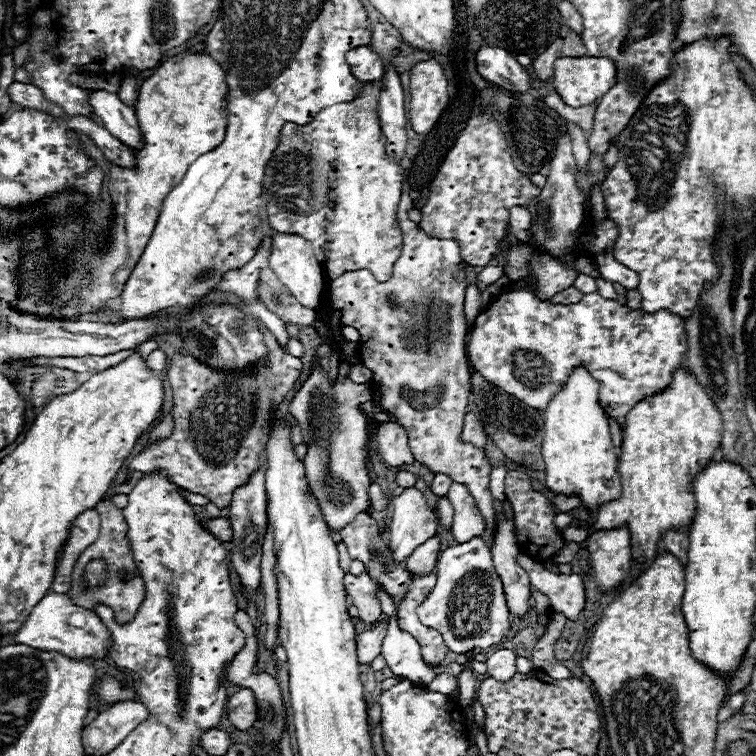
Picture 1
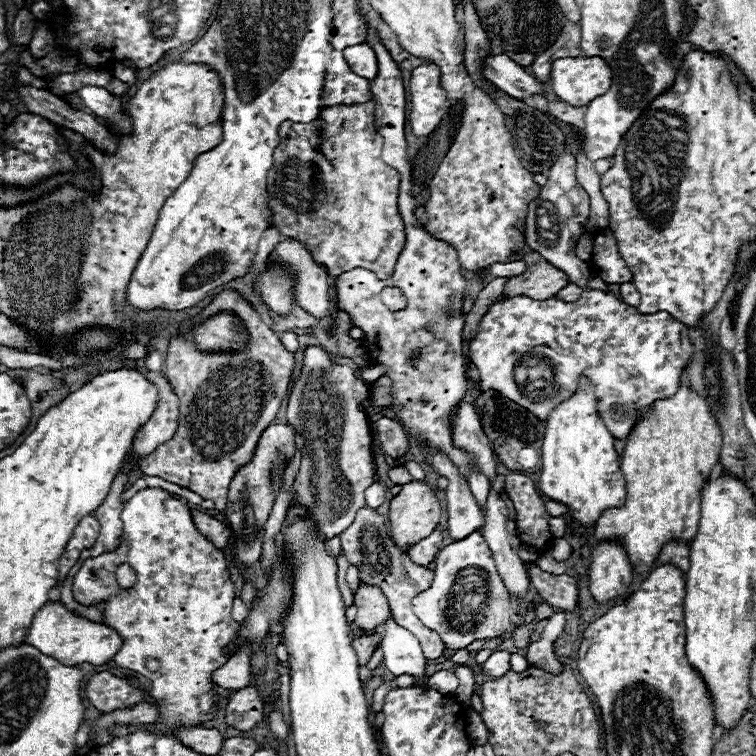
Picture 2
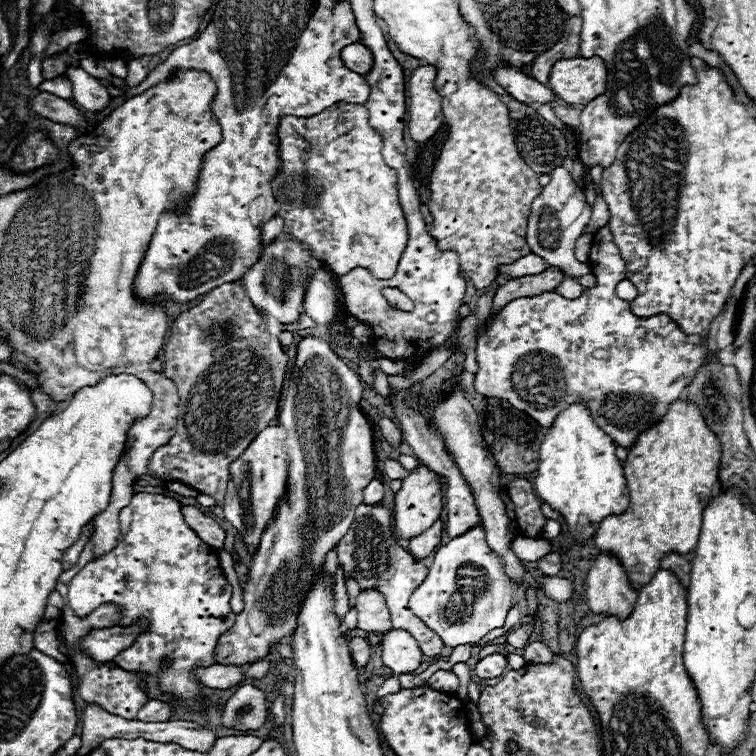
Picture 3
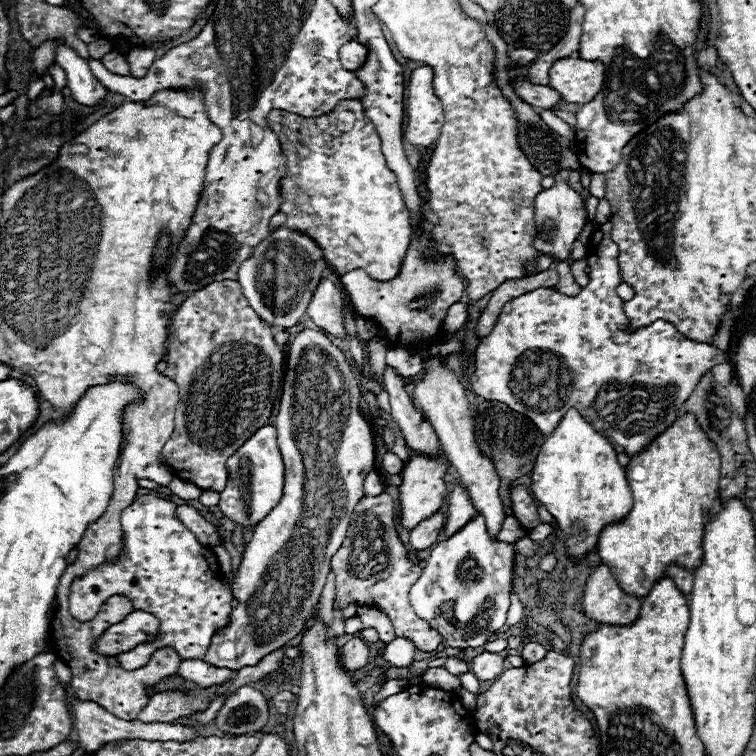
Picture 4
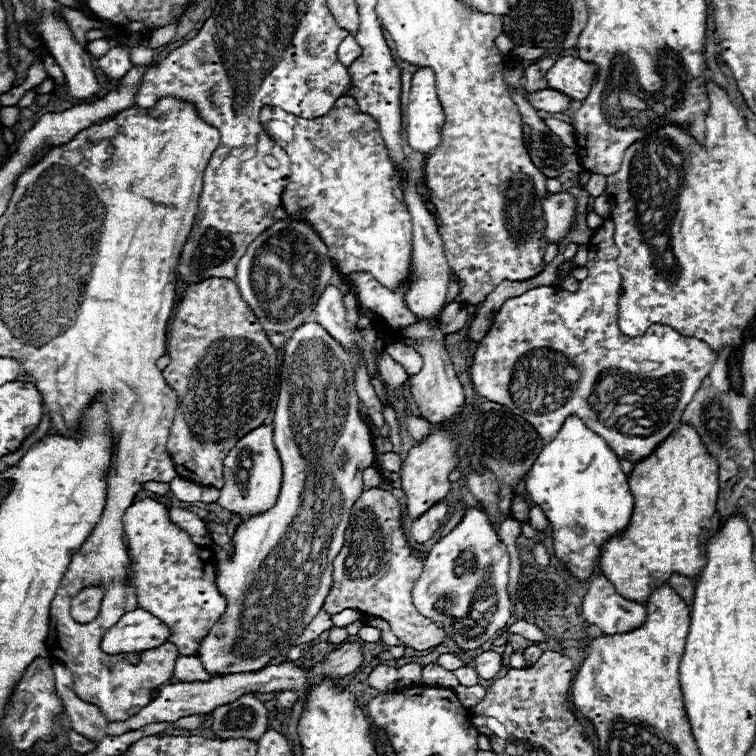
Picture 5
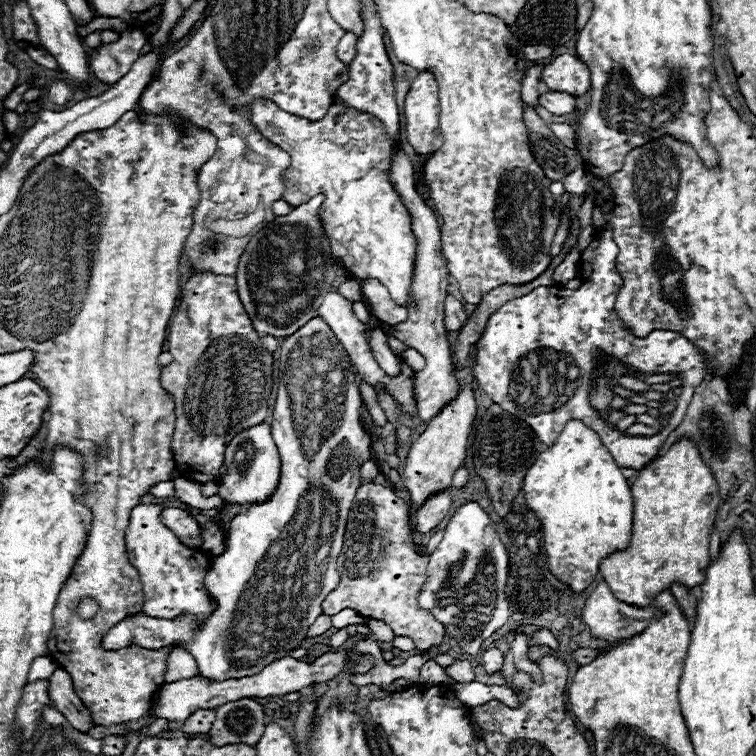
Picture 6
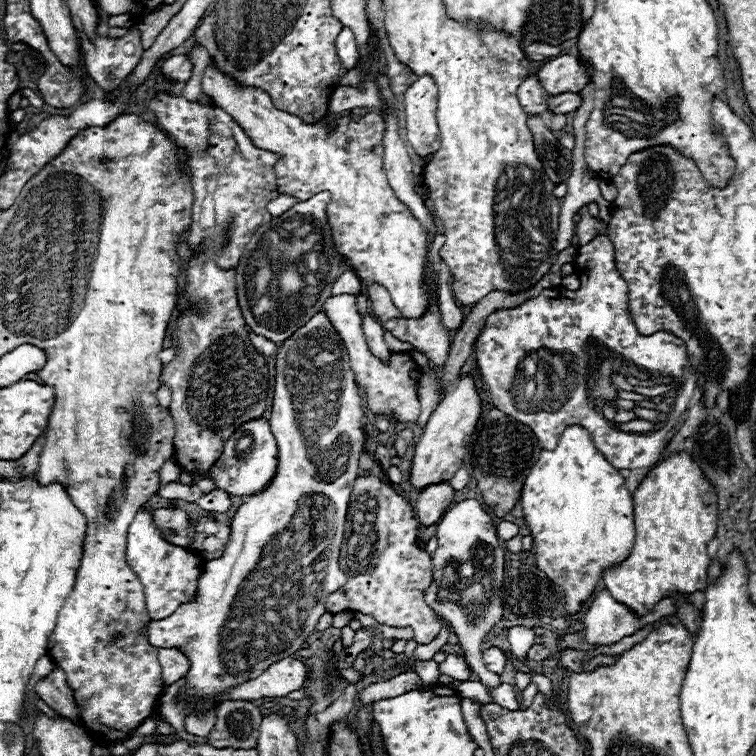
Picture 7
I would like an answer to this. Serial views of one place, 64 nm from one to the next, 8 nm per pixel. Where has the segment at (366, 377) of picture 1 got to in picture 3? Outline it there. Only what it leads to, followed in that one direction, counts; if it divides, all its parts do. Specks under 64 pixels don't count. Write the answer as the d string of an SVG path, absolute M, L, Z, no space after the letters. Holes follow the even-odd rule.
M382 358L382 360L378 362L378 370L384 372L384 374L388 374L388 376L402 372L404 368L406 368L404 362L392 362L392 360L388 360L388 358Z

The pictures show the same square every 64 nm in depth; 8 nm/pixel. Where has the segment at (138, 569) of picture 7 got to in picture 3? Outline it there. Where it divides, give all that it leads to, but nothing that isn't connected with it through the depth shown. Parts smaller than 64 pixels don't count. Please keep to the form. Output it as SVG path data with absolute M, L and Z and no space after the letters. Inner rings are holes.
M134 494L130 504L120 510L120 544L112 552L88 562L72 578L68 590L68 604L78 616L86 616L106 602L116 604L120 610L118 626L130 626L138 618L146 618L150 622L148 628L142 634L138 634L130 648L114 656L114 662L124 670L138 670L154 676L158 680L160 692L174 696L180 702L180 706L188 712L202 712L208 706L204 702L202 684L192 674L192 668L208 668L216 664L214 648L218 644L218 638L234 626L236 616L230 608L232 586L224 578L224 568L220 564L218 552L212 550L212 546L208 546L206 542L202 542L200 536L186 524L180 508L182 504L178 500L168 498L164 494ZM164 658L168 658L166 670L160 668L160 662Z

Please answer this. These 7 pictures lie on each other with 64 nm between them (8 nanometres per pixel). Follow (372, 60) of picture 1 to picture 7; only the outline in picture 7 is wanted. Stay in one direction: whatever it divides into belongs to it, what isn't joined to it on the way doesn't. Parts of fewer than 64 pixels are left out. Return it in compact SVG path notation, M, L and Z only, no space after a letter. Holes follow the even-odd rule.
M342 28L342 32L338 34L336 52L338 52L338 58L344 64L344 68L350 70L352 66L356 66L356 62L358 62L358 44L356 44L356 38L354 38L350 28Z

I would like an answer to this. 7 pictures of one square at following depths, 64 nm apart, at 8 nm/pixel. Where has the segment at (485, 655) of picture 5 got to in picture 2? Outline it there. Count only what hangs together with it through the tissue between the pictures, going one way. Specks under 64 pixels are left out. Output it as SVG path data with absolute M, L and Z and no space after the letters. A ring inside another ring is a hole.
M496 650L496 652L492 652L492 656L484 662L482 674L492 676L492 678L504 676L506 672L512 670L512 666L510 666L510 658L512 658L512 654L506 652L506 650Z

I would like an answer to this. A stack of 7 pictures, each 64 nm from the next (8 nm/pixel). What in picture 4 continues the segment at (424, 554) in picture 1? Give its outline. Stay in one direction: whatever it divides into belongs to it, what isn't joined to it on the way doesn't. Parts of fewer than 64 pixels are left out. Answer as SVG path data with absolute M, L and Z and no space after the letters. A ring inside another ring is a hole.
M438 510L430 520L424 520L422 524L418 524L410 532L410 546L414 550L426 550L426 548L430 548L438 540L438 534L442 532L444 522L446 522L444 510Z

